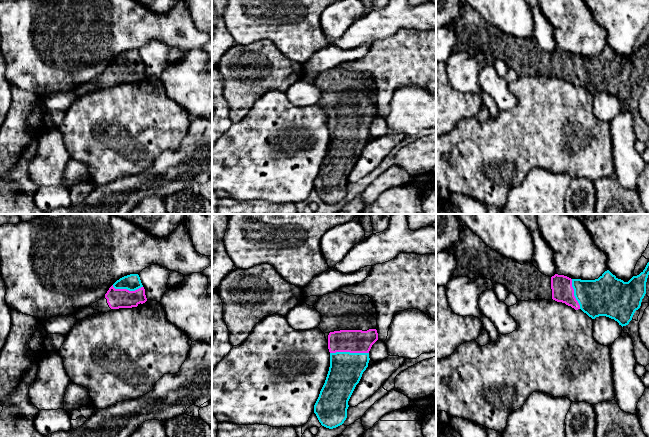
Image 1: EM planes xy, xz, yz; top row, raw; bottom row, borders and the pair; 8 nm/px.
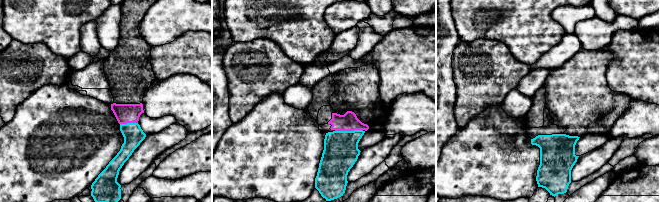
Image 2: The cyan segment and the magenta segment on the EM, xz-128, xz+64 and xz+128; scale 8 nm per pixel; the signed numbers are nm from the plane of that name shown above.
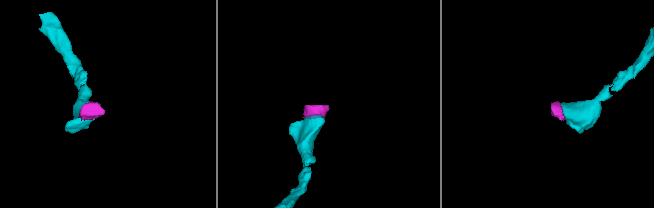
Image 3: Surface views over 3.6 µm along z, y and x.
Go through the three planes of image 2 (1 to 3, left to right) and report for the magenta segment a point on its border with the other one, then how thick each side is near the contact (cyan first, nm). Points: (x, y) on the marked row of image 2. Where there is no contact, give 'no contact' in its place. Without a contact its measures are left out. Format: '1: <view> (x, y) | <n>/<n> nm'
1: xz-128 (128, 123) | 160/160 nm
2: xz+64 (348, 131) | 280/140 nm
3: no contact

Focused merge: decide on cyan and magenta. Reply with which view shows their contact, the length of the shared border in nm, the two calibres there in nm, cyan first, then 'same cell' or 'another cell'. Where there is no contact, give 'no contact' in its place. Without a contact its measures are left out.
xz | 320 nm | 260/190 nm | same cell

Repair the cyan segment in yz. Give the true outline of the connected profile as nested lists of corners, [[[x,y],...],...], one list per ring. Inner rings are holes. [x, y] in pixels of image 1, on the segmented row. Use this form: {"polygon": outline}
{"polygon": [[[464,226],[459,241],[447,250],[457,259],[453,277],[485,277],[493,285],[504,285],[518,301],[555,300],[575,310],[581,309],[592,319],[606,316],[626,326],[641,306],[646,294],[649,262],[645,269],[628,282],[605,271],[598,279],[571,279],[542,274],[533,264],[519,264],[488,247]]]}

